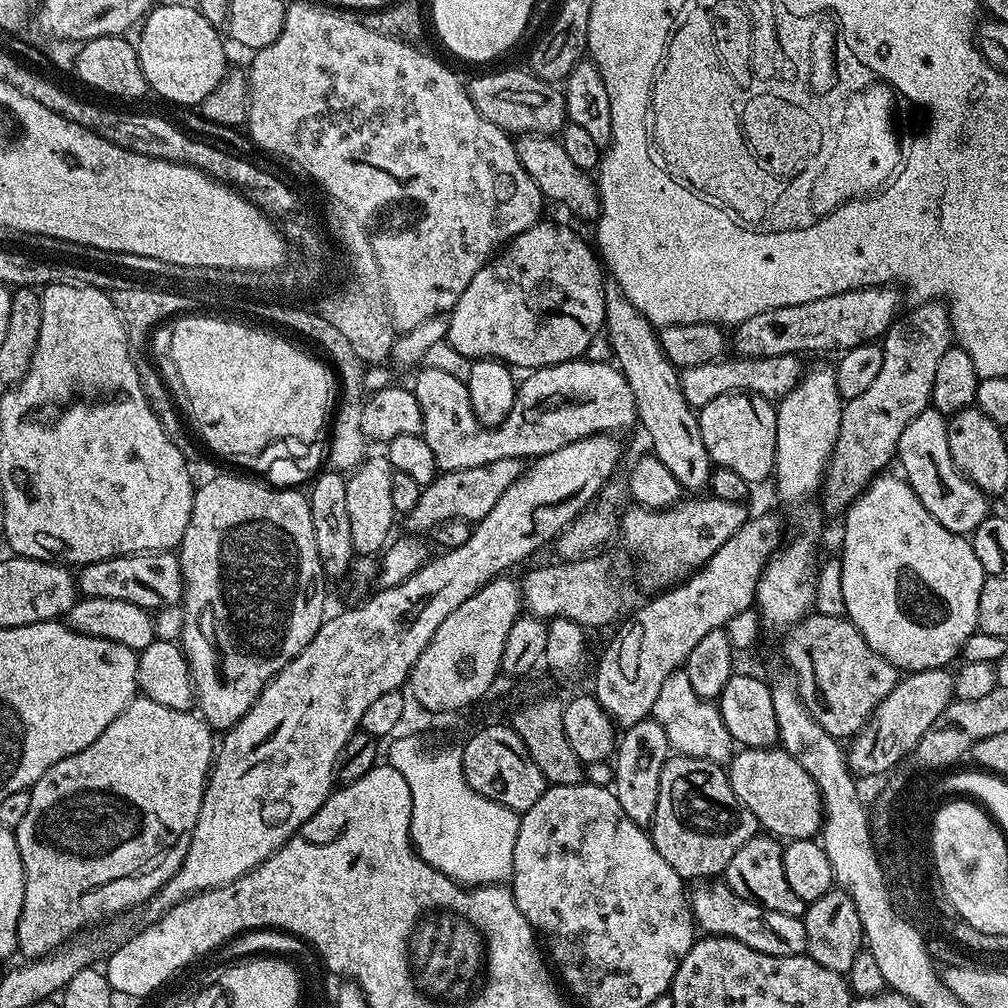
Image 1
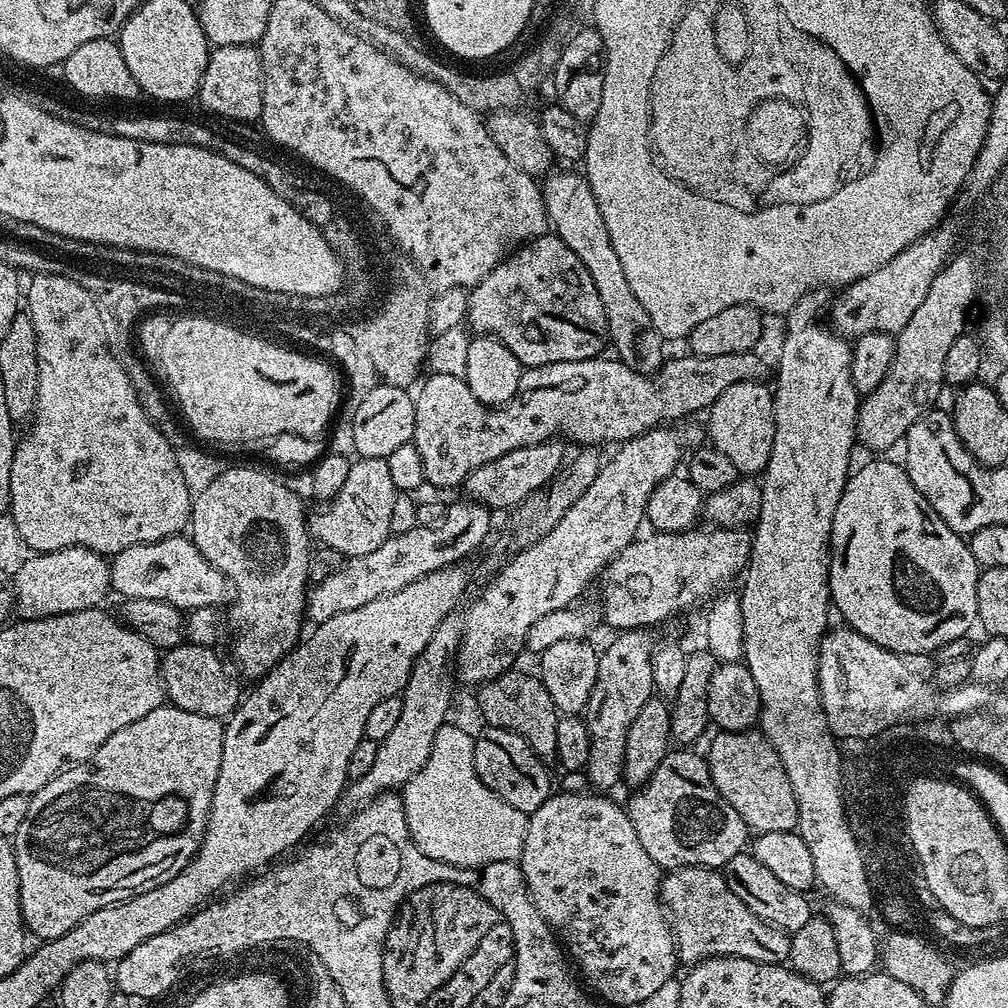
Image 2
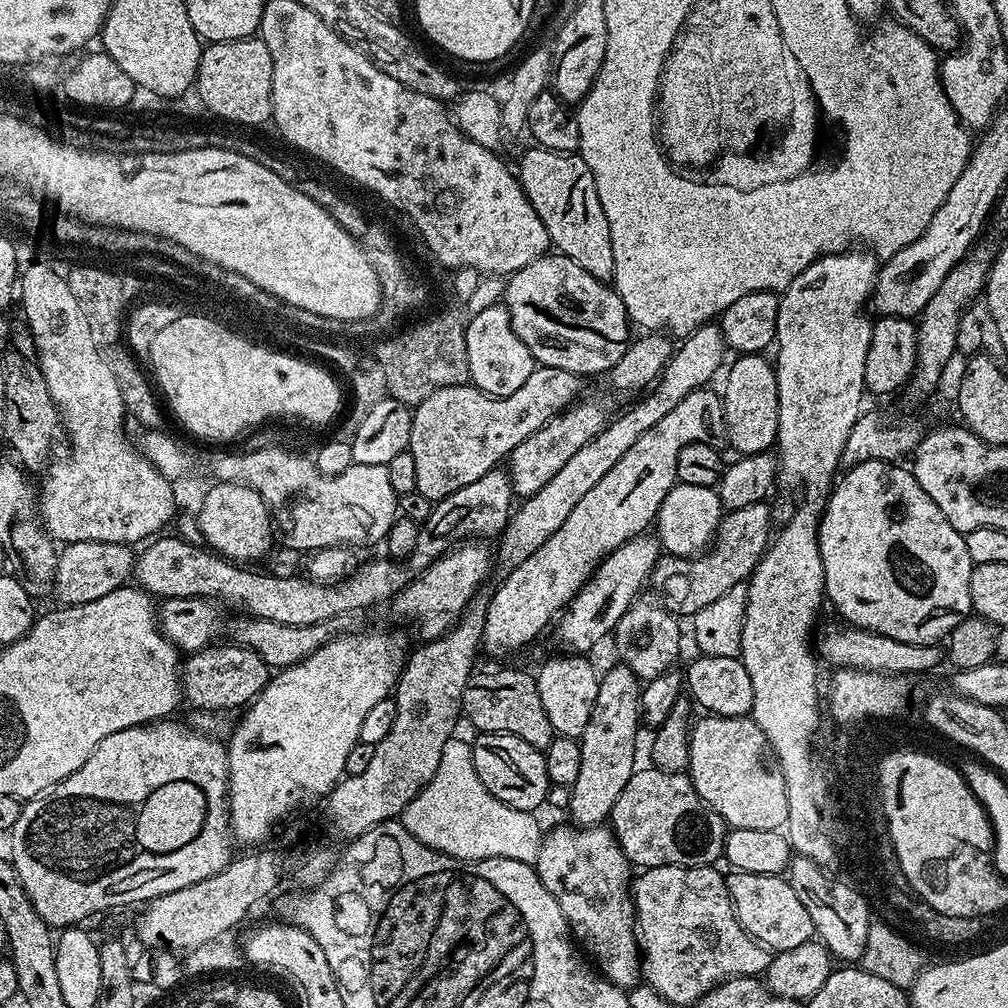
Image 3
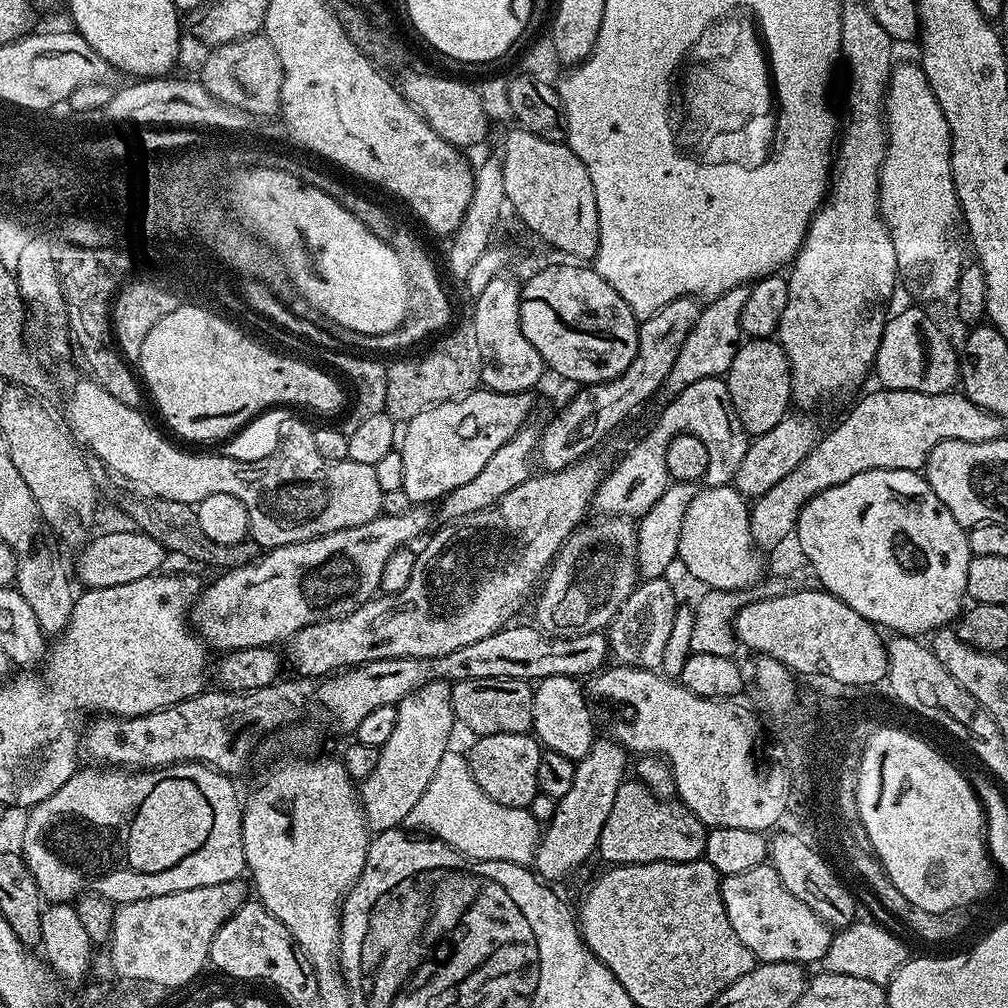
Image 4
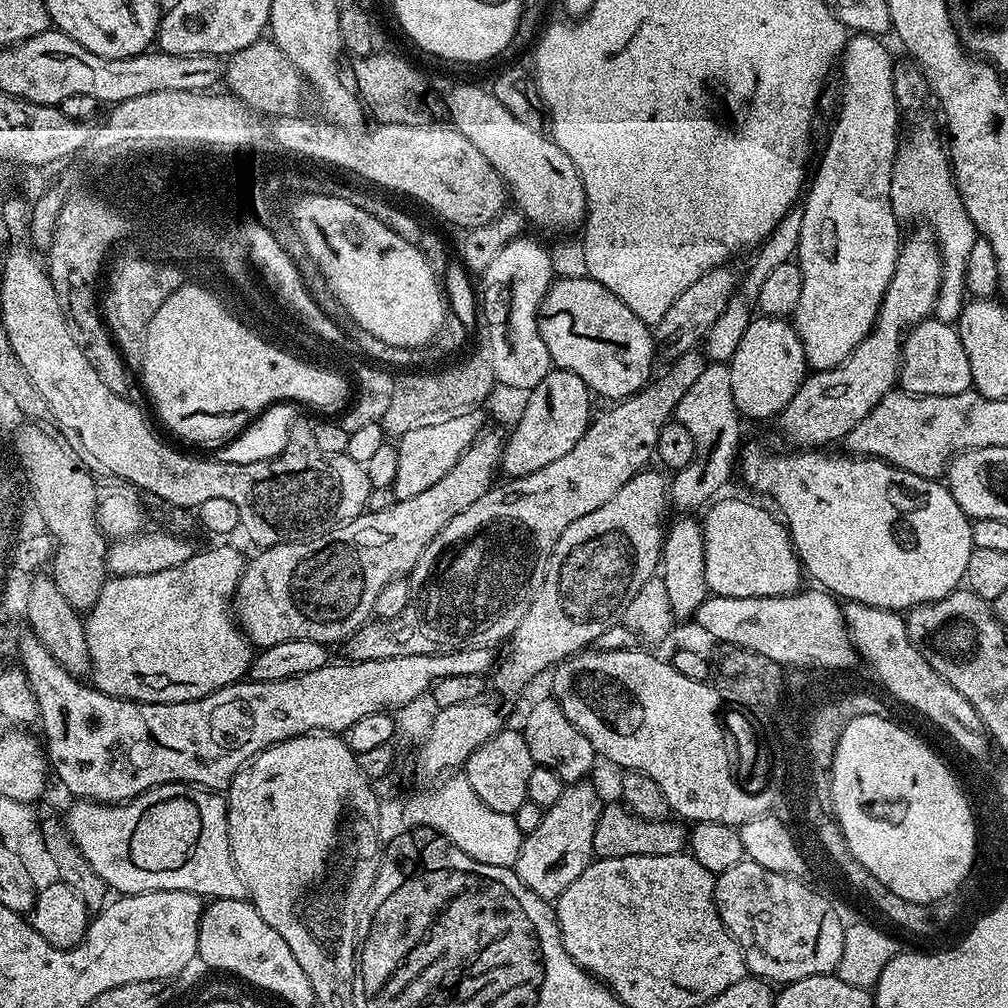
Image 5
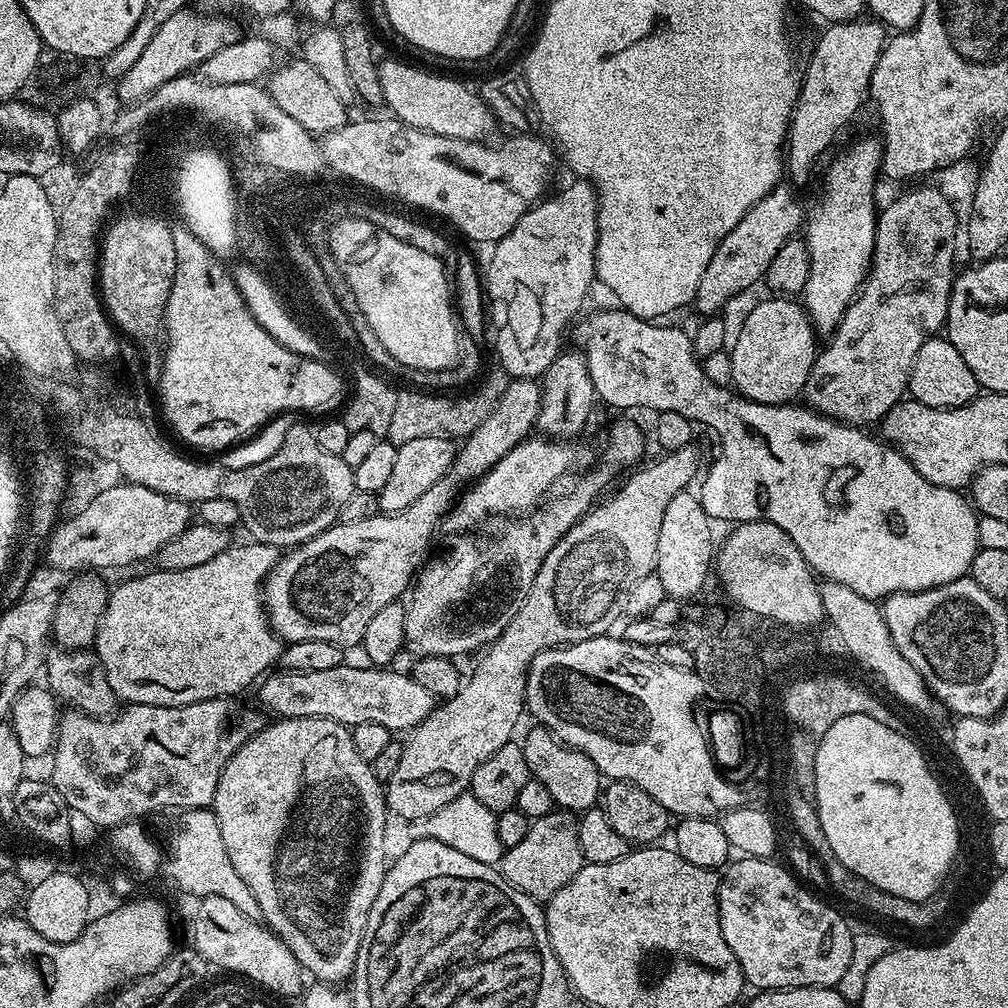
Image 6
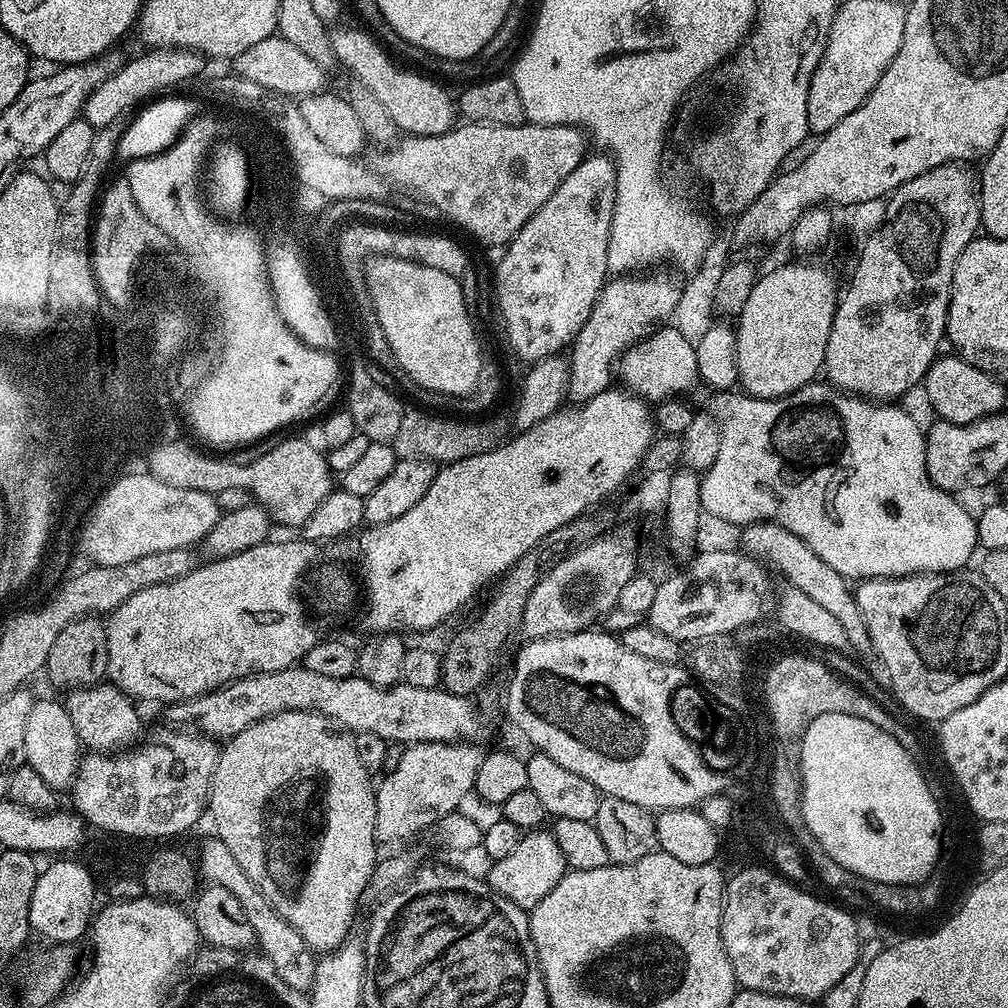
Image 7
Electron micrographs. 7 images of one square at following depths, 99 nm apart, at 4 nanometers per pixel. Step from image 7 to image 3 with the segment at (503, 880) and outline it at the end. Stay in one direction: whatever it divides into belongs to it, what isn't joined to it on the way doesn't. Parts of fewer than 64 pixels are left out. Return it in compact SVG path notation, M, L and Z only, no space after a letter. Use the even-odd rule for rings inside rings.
M622 662L599 677L598 696L590 711L586 728L578 737L582 750L582 762L578 778L572 783L572 797L567 815L580 826L600 826L611 817L614 802L622 794L622 786L630 782L638 767L636 761L636 727L641 727L641 681Z

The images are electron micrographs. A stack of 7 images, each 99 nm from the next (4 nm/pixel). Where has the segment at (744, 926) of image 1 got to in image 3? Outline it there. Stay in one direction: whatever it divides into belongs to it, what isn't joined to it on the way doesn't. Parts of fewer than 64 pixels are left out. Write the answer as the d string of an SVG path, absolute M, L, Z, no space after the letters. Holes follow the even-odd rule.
M658 866L657 868L643 869L635 877L632 889L632 902L636 905L636 927L638 929L638 939L642 949L642 976L646 981L647 987L653 988L658 995L666 998L670 1002L674 1002L678 1006L694 1006L700 1001L705 994L716 987L723 980L732 980L735 976L754 976L759 977L761 974L767 973L773 953L764 945L758 943L755 938L747 932L738 922L738 918L734 914L734 906L732 899L728 893L728 881L725 873L719 872L719 867L705 866L703 868L683 868L682 866Z

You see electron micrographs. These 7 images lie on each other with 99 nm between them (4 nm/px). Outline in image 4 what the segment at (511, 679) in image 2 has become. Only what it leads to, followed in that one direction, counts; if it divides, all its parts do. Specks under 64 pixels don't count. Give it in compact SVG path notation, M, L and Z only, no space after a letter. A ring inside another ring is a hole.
M498 678L457 680L452 684L452 709L457 721L461 725L465 724L476 738L499 732L531 733L533 689L533 685L527 680L499 680Z

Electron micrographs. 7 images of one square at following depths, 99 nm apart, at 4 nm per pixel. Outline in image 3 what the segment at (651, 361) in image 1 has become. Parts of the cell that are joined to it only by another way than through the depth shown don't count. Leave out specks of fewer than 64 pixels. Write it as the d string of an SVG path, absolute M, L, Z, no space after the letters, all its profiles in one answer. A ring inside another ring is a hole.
M539 146L520 160L518 167L520 185L530 198L530 206L542 218L546 234L550 234L552 248L561 256L568 256L586 274L608 282L614 274L614 242L610 242L610 222L606 222L606 210L598 202L598 190L590 166L586 166L579 154L555 152Z

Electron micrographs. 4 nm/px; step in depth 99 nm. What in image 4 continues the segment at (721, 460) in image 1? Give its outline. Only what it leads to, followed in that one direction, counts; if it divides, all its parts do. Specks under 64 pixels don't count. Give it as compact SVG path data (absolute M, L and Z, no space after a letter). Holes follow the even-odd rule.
M748 338L734 354L734 362L726 373L734 410L749 437L755 438L774 430L782 418L789 415L792 404L792 371L779 339Z

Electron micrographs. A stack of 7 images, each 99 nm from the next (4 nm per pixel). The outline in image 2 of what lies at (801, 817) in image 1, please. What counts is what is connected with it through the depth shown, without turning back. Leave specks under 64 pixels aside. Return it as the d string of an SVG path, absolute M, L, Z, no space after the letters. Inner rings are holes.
M759 731L715 733L712 745L706 751L708 769L712 784L738 810L742 822L746 822L753 833L782 830L790 832L798 822L798 802L788 781L786 770L780 756L770 741L764 739Z

